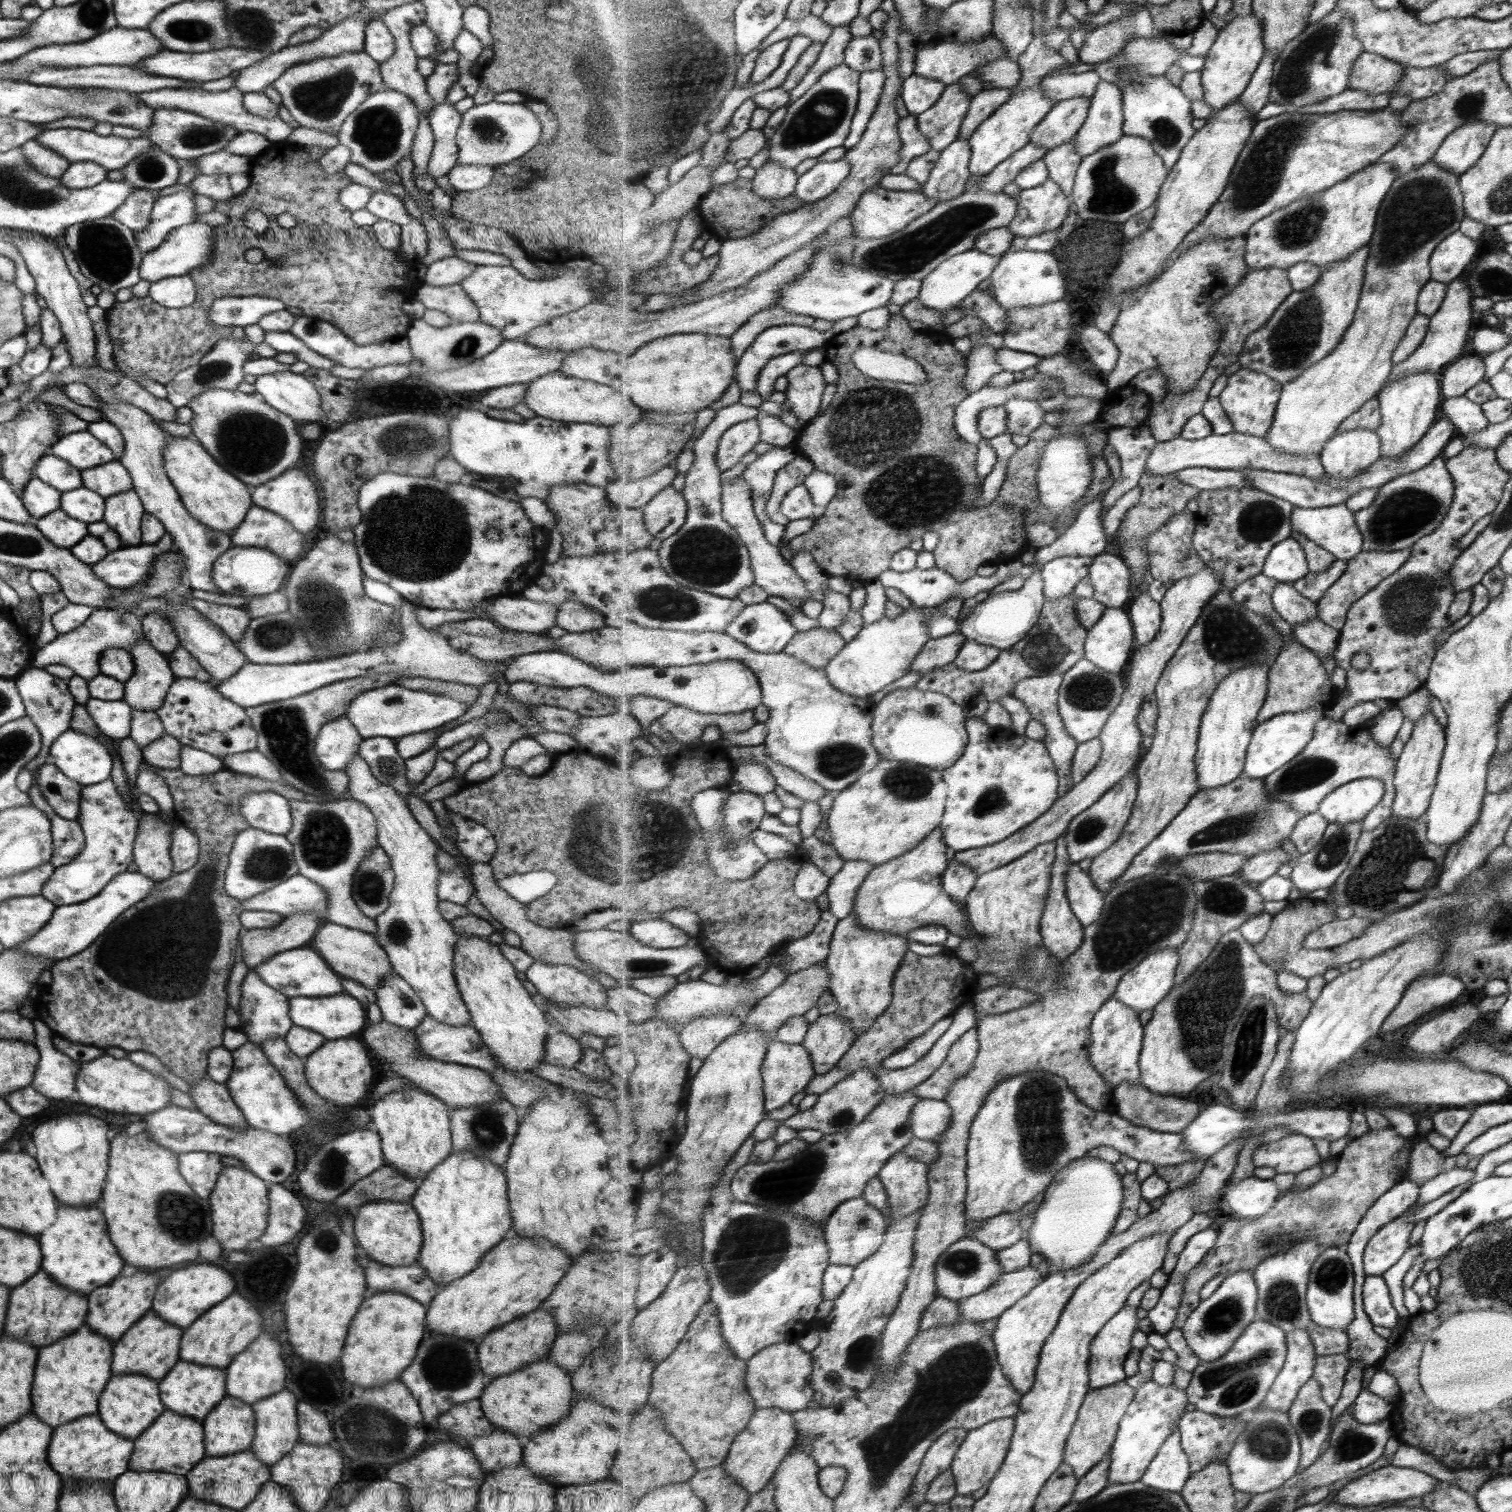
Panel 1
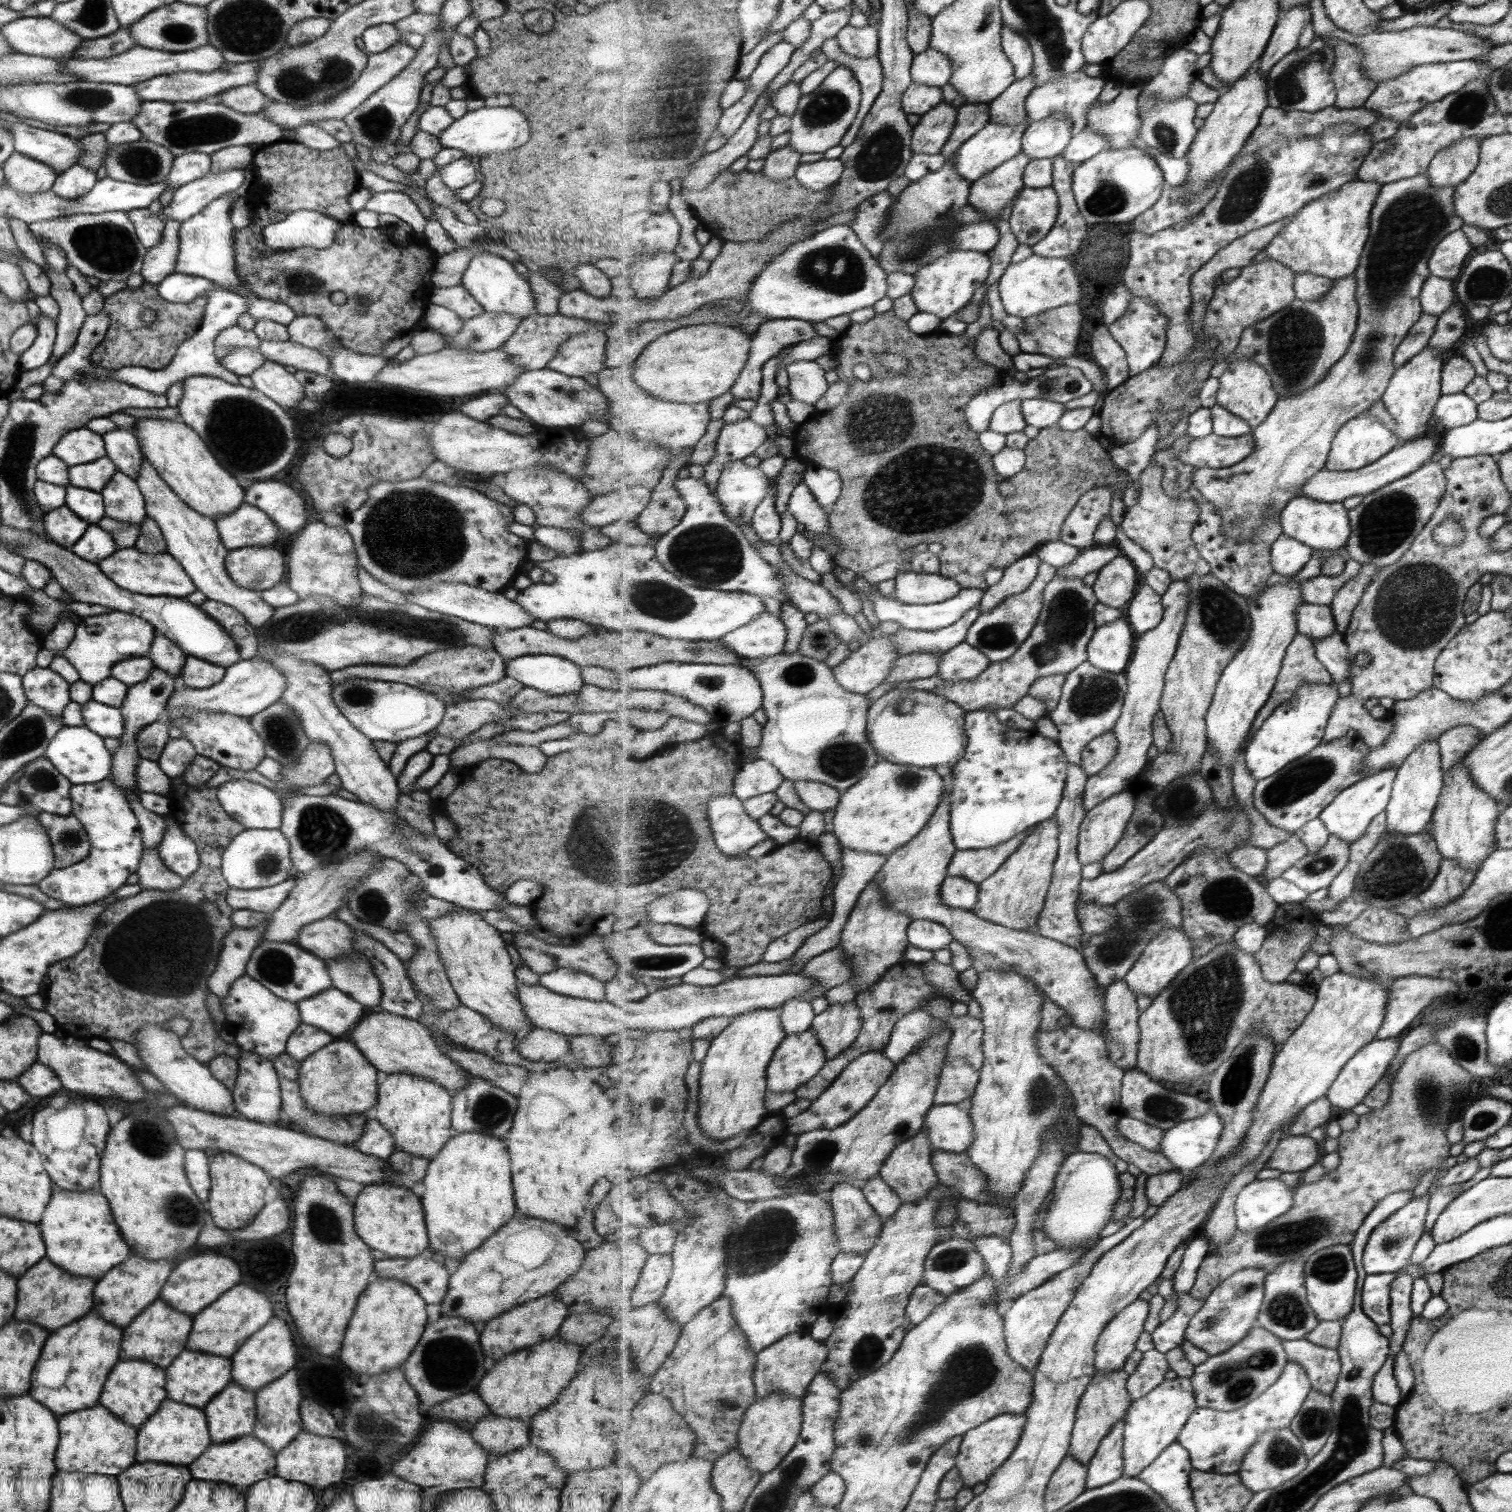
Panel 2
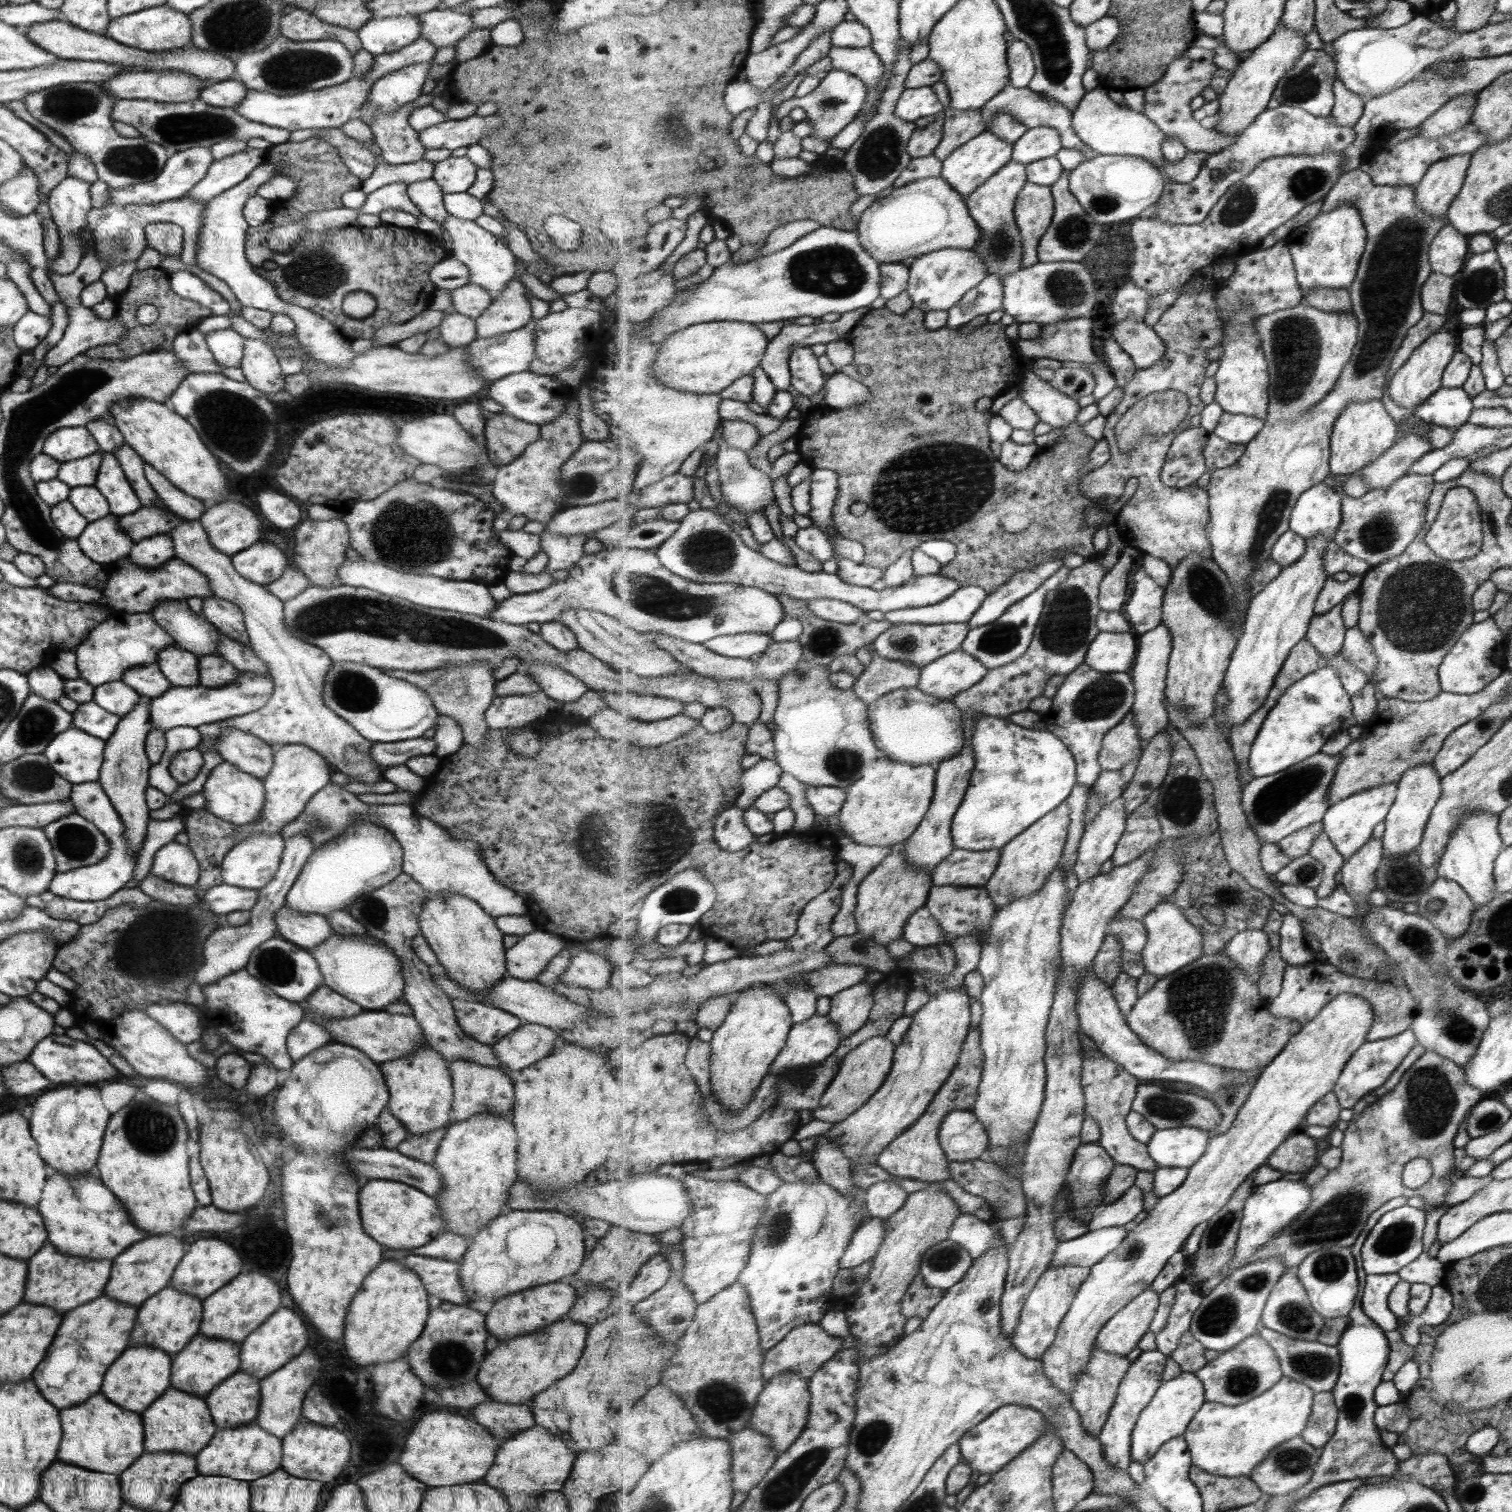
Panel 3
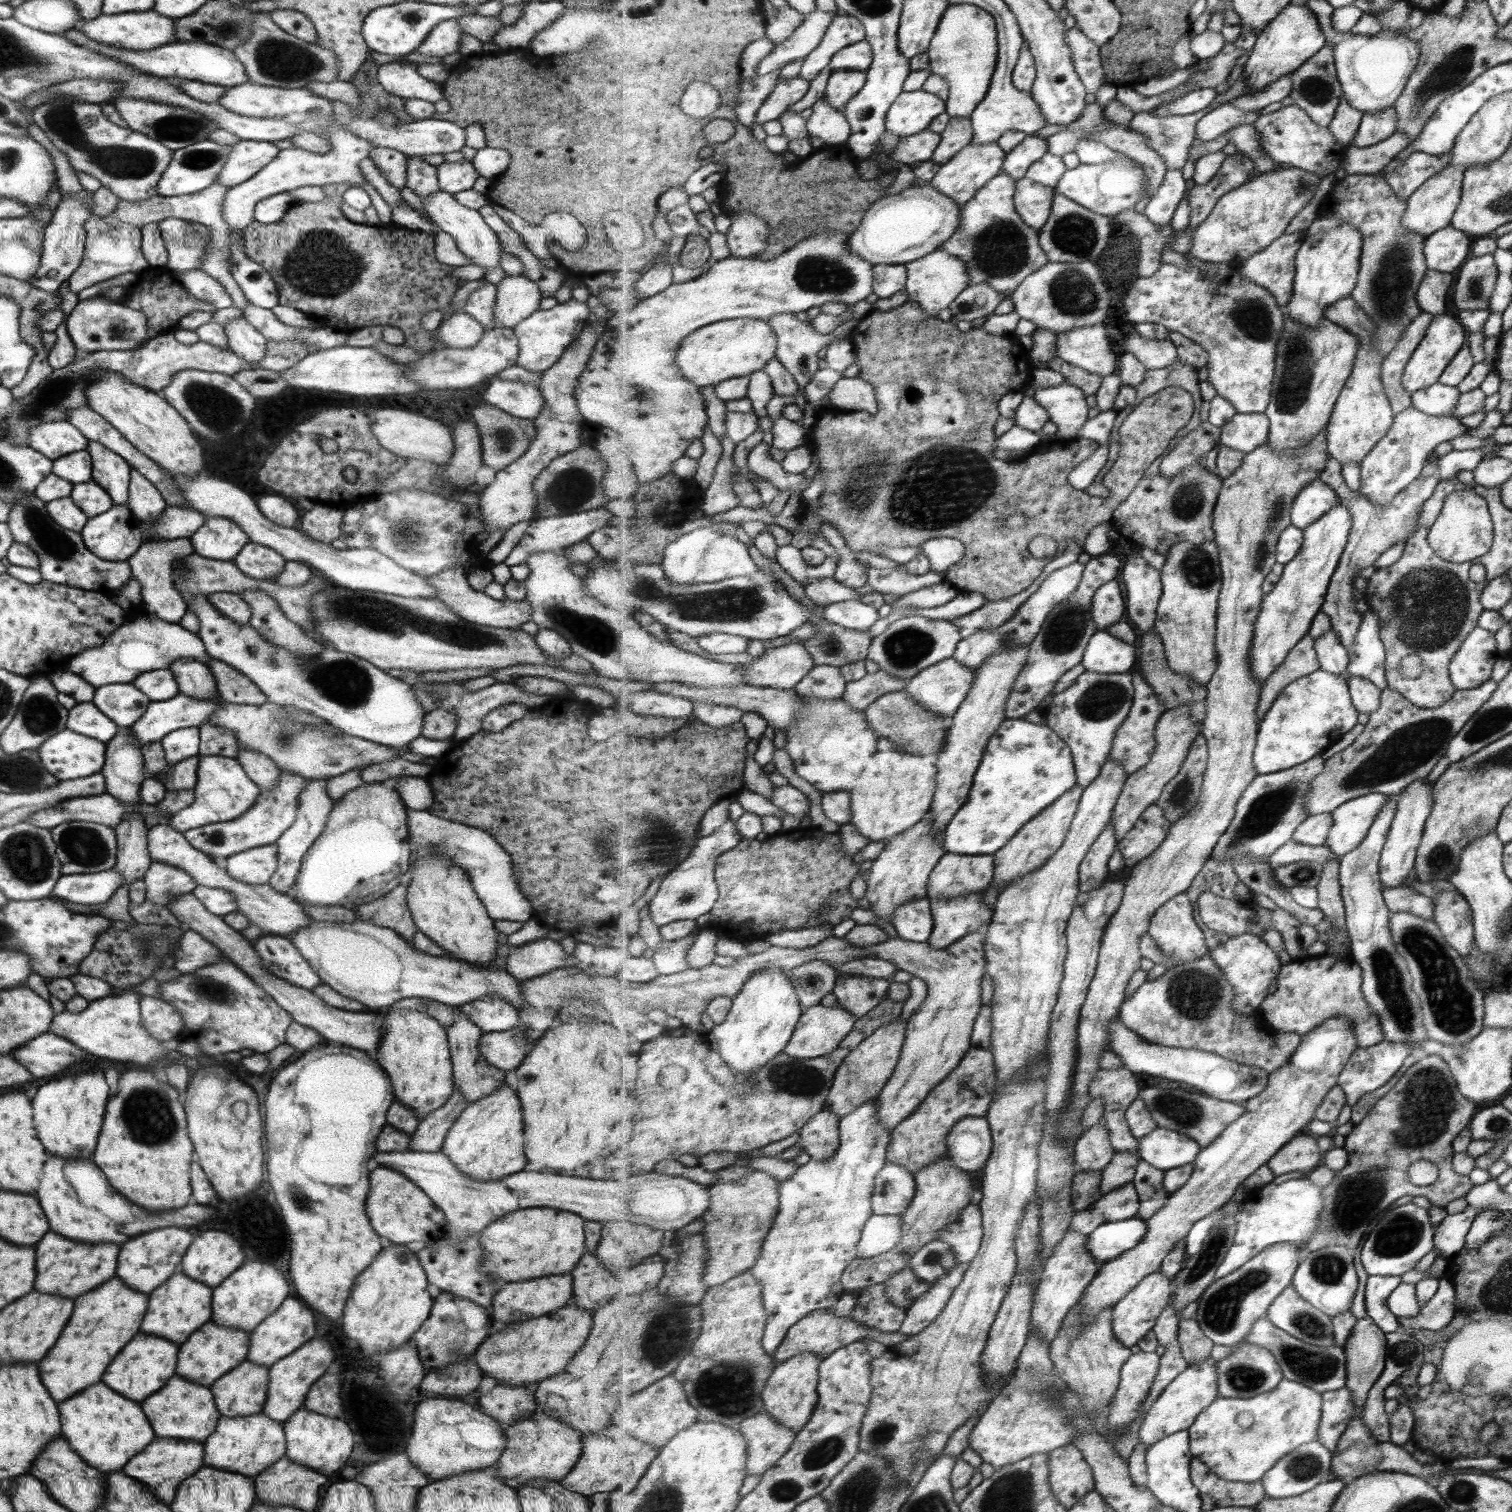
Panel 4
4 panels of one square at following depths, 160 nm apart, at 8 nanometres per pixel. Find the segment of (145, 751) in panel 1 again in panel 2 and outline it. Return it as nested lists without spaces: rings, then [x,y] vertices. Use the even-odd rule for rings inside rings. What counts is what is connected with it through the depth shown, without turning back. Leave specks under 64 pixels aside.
[[[183,737],[169,739],[161,749],[157,766],[167,778],[179,778],[195,755],[193,745]]]

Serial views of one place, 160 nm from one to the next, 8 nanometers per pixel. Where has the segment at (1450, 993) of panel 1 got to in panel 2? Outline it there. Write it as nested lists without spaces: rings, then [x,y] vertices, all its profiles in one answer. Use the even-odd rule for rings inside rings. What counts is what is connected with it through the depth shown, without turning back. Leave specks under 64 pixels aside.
[[[1411,975],[1391,981],[1388,985],[1388,1012],[1377,1039],[1395,1039],[1409,1028],[1421,1008],[1437,998],[1451,998],[1457,990],[1456,983],[1449,979]]]

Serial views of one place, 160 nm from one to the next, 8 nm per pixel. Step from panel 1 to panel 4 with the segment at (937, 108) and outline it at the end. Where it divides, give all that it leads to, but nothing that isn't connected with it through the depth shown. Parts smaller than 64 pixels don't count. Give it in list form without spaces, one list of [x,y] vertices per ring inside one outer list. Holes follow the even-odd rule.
[[[929,129],[922,130],[919,134],[904,136],[896,146],[892,157],[899,164],[906,164],[909,167],[918,162],[932,160],[941,139],[941,133]]]

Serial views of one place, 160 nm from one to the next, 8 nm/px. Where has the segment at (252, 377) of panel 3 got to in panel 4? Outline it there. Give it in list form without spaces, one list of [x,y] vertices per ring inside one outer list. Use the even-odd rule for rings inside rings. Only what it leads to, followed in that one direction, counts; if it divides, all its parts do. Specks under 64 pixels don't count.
[[[243,316],[225,323],[223,330],[229,351],[245,361],[249,369],[260,367],[257,363],[265,357],[266,338],[255,331]]]

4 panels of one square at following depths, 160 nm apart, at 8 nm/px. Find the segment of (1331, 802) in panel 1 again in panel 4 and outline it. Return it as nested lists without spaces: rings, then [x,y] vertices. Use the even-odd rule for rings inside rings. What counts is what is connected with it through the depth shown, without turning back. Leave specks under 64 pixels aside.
[[[1374,793],[1339,806],[1332,813],[1335,820],[1326,842],[1329,849],[1343,857],[1359,848],[1387,802],[1389,795]]]

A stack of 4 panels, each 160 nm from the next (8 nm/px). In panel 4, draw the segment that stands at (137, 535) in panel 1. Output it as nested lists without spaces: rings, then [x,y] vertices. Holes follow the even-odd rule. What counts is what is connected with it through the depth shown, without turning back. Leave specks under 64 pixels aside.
[[[88,440],[86,451],[92,460],[91,481],[109,495],[113,505],[126,505],[130,466],[98,442]]]

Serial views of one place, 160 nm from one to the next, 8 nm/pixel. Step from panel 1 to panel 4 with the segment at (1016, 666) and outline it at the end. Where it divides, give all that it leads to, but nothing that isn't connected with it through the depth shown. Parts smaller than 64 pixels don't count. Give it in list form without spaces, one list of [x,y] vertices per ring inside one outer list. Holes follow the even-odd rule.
[[[1113,552],[1102,554],[1092,559],[1085,565],[1083,578],[1079,586],[1049,613],[1043,623],[1039,634],[1030,644],[1028,664],[1021,670],[1008,700],[1006,714],[1008,718],[1022,718],[1037,710],[1038,706],[1051,694],[1059,679],[1072,668],[1079,666],[1084,661],[1084,654],[1088,648],[1091,637],[1098,631],[1093,620],[1092,608],[1095,593],[1108,582],[1115,580],[1121,572],[1121,560]]]

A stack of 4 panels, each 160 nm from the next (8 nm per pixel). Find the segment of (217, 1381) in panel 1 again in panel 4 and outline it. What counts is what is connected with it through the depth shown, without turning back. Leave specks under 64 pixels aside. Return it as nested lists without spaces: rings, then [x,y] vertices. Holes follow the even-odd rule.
[[[209,1320],[207,1324],[200,1326],[199,1330],[194,1330],[193,1334],[187,1337],[187,1342],[179,1345],[175,1374],[189,1383],[210,1387],[215,1380],[246,1360],[249,1335],[249,1332],[217,1326]]]

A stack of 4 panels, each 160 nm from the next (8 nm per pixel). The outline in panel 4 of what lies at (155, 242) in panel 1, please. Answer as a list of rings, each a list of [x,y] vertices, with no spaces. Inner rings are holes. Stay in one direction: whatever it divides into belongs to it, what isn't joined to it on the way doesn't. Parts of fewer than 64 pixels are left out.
[[[238,140],[230,148],[214,182],[229,187],[241,184],[271,162],[278,150],[273,143]]]

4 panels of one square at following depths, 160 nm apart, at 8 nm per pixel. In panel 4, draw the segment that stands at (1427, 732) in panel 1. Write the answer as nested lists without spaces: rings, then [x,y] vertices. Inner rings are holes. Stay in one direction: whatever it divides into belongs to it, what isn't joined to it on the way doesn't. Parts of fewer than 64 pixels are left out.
[[[1425,780],[1413,782],[1401,796],[1399,808],[1388,835],[1380,860],[1380,877],[1385,890],[1398,887],[1412,877],[1415,866],[1416,850],[1424,833],[1424,823],[1432,809],[1432,786]]]

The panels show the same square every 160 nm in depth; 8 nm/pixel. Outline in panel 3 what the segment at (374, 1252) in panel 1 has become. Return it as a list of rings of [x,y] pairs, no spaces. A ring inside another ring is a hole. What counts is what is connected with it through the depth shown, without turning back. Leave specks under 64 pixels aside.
[[[371,1179],[359,1190],[357,1196],[359,1218],[365,1234],[385,1248],[405,1251],[417,1249],[431,1242],[443,1230],[444,1221],[436,1206],[436,1199],[429,1198],[429,1195],[405,1183]]]

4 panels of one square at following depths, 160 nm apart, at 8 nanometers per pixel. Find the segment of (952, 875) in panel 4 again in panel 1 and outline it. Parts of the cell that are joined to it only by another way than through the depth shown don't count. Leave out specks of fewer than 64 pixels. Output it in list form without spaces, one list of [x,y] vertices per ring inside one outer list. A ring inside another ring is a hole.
[[[1209,567],[1197,574],[1181,578],[1180,581],[1168,587],[1165,598],[1160,602],[1163,615],[1160,633],[1149,644],[1141,644],[1134,651],[1132,660],[1124,674],[1126,689],[1124,690],[1123,700],[1112,716],[1109,717],[1108,724],[1104,726],[1099,737],[1104,746],[1104,757],[1101,758],[1097,768],[1085,780],[1073,786],[1073,790],[1065,798],[1060,797],[1051,810],[1043,813],[1033,823],[1029,823],[1019,833],[1005,838],[1005,841],[984,846],[980,849],[956,851],[955,859],[962,862],[963,865],[969,866],[974,873],[982,875],[1024,857],[1036,846],[1045,842],[1056,842],[1068,831],[1069,826],[1078,814],[1084,813],[1085,810],[1094,806],[1109,790],[1113,789],[1113,786],[1119,785],[1121,780],[1135,772],[1144,752],[1144,733],[1139,725],[1141,707],[1148,700],[1149,695],[1155,694],[1161,675],[1168,668],[1169,661],[1175,656],[1177,649],[1180,648],[1189,631],[1197,624],[1205,606],[1224,588],[1226,586],[1222,583],[1222,578]]]

